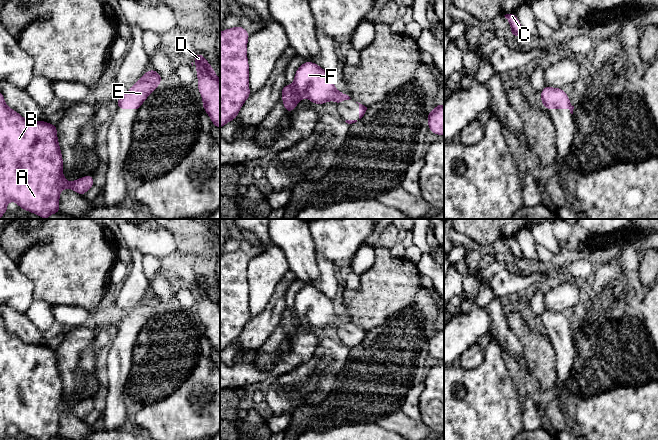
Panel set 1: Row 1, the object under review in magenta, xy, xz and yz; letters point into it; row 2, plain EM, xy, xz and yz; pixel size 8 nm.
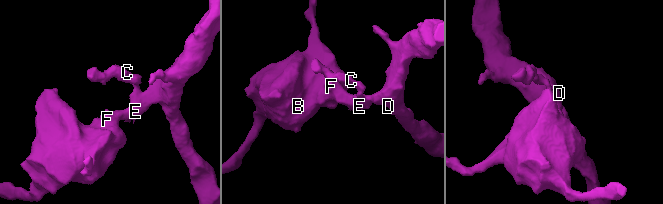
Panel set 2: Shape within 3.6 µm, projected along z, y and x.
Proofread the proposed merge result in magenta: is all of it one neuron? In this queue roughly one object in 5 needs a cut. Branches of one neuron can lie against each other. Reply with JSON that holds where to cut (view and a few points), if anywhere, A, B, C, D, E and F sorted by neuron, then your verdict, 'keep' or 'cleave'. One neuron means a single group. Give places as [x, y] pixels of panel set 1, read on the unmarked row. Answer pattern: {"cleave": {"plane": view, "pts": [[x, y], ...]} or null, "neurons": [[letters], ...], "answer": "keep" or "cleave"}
{"cleave": null, "neurons": [["A", "B", "C", "D", "E", "F"]], "answer": "keep"}

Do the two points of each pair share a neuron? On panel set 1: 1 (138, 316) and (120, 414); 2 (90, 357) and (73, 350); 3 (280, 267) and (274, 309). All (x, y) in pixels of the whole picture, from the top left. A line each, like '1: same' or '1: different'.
1: same
2: different
3: different

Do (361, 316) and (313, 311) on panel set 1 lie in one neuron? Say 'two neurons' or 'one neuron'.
two neurons

